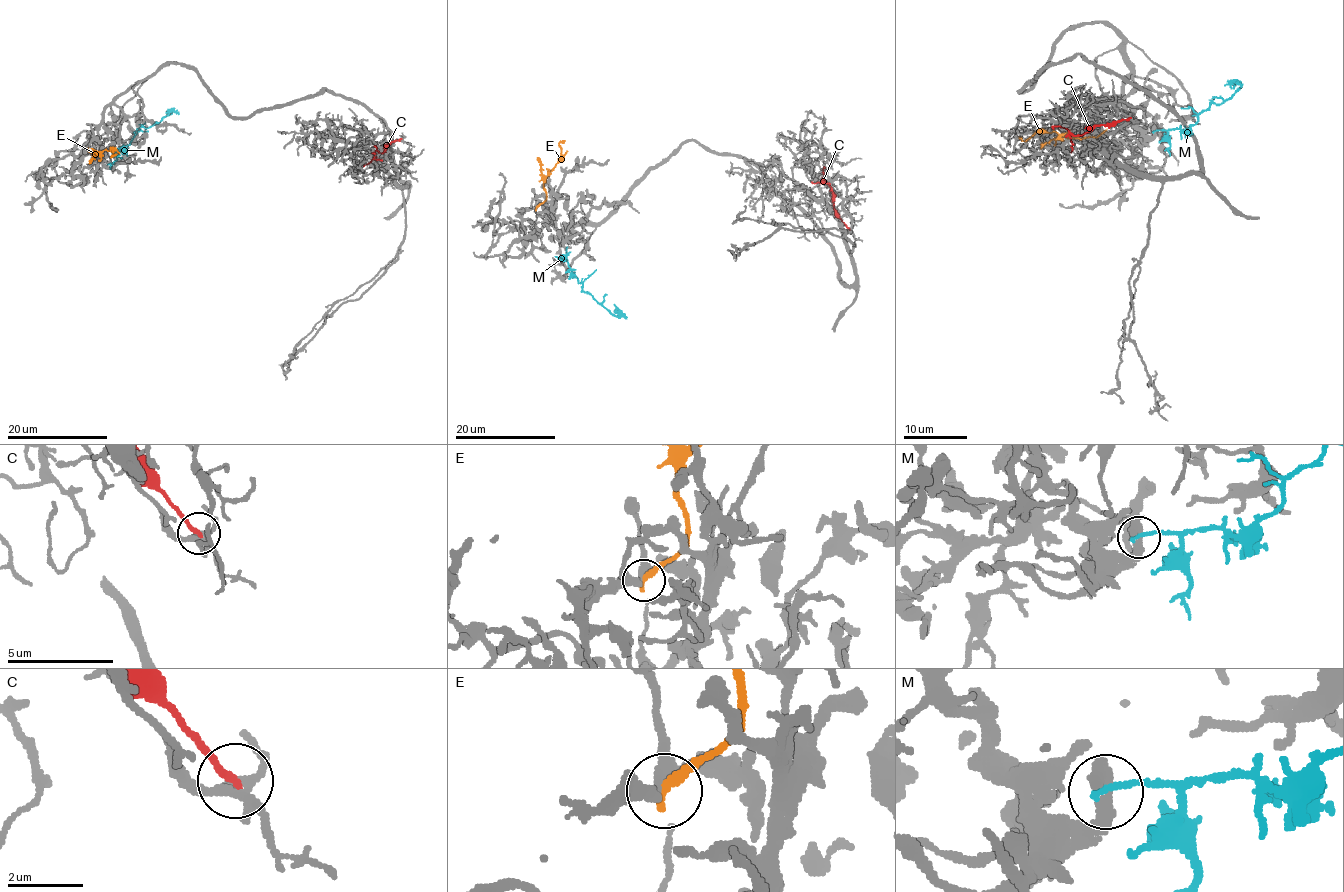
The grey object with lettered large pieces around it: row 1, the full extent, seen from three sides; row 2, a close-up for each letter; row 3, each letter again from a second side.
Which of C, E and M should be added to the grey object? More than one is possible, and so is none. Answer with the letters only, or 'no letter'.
no letter

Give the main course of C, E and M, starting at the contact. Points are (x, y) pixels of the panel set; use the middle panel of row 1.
C: (849, 229), (834, 207), (830, 187), (824, 181), (811, 182)
E: (536, 207), (546, 198), (544, 178), (557, 162), (561, 152), (559, 143), (565, 141)
M: (566, 249), (567, 265), (583, 284), (583, 289), (613, 314), (627, 317)

